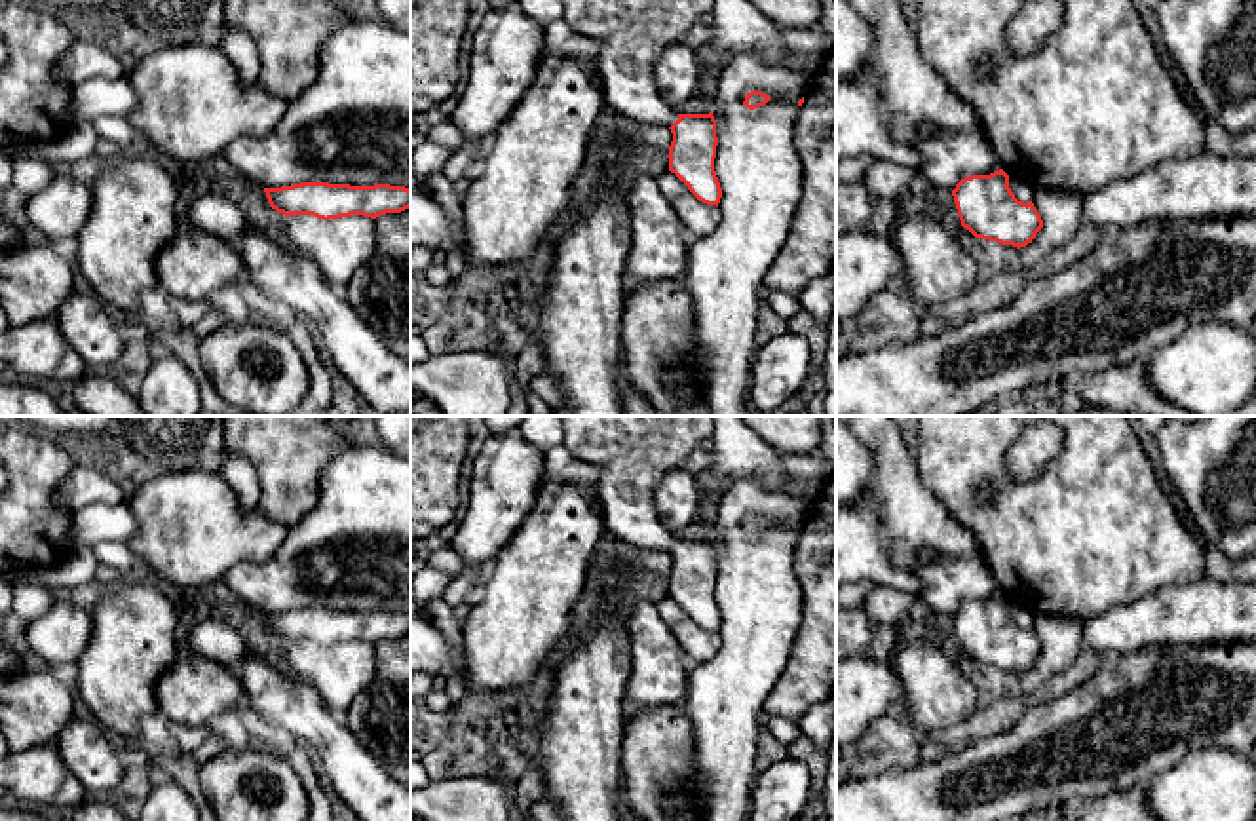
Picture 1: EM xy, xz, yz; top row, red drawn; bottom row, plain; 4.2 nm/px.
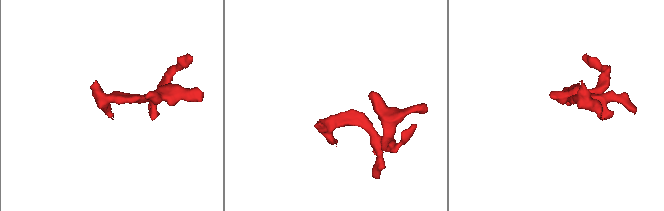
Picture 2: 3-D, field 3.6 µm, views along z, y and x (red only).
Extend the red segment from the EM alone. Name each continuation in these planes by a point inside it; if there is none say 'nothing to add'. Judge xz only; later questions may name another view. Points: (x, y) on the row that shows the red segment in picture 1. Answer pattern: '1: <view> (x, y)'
1: xz (631, 31)

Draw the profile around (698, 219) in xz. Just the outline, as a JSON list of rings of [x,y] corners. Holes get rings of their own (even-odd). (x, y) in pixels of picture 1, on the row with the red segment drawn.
[[[669,169],[657,177],[657,186],[676,211],[690,238],[705,238],[720,224],[720,209],[699,201]]]

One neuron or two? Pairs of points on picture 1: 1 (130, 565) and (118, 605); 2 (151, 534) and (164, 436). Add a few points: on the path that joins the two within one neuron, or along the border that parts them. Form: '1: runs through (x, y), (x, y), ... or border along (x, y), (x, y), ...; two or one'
1: border along (151, 580), (122, 584); two
2: border along (211, 468), (187, 468), (168, 474); two

